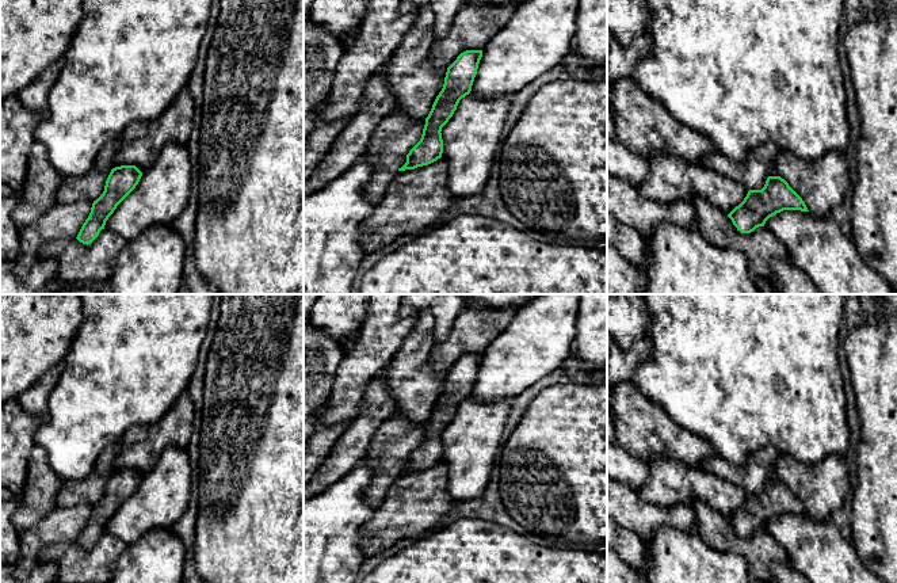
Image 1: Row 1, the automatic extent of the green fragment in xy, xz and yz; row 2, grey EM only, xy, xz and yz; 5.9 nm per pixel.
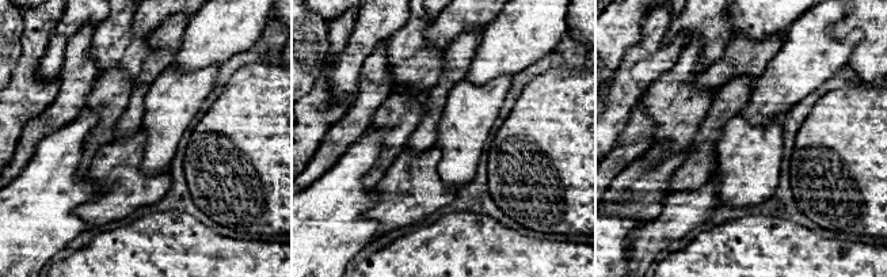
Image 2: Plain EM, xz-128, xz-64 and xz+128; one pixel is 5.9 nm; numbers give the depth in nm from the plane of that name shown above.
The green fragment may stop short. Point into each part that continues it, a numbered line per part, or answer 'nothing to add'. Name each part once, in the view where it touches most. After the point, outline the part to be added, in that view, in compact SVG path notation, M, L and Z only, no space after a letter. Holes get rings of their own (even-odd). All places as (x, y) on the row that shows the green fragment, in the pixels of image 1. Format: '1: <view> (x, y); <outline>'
nothing to add

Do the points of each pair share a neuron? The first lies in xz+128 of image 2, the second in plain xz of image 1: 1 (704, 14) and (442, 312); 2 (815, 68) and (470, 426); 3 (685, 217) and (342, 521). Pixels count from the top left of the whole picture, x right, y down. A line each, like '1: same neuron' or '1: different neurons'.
1: same neuron
2: different neurons
3: different neurons

